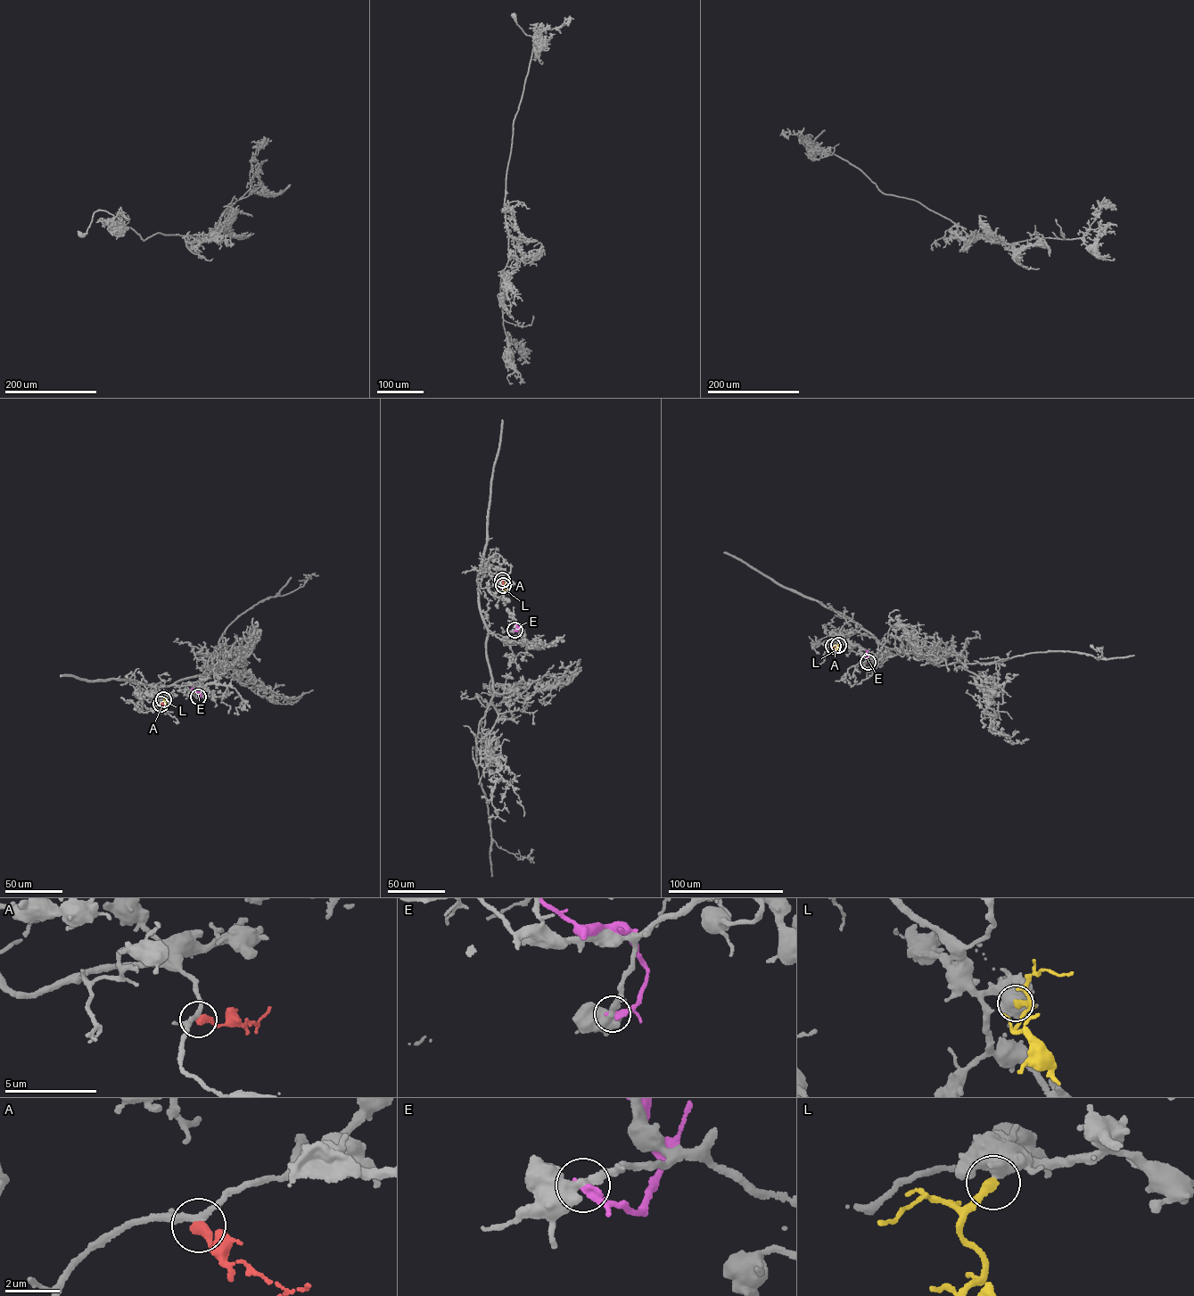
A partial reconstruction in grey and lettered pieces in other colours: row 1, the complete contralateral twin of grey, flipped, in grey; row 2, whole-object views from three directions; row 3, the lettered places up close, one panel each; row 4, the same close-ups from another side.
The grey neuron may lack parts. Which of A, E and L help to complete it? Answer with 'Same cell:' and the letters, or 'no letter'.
Same cell: L

